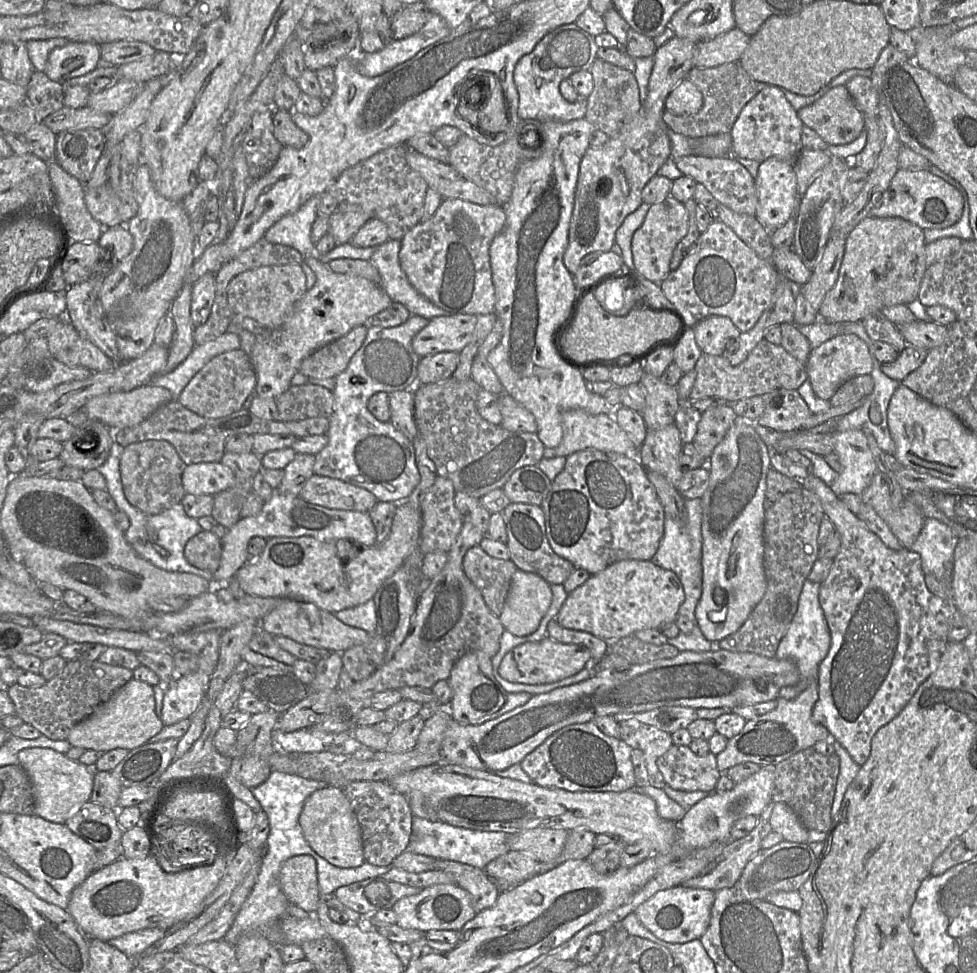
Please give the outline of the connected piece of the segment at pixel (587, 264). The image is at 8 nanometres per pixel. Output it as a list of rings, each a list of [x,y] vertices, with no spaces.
[[[612,251],[587,254],[573,274],[575,292],[592,286],[606,274],[615,273],[623,264],[623,258]]]

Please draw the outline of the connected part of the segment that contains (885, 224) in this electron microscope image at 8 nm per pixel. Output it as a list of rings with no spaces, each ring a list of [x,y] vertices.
[[[898,217],[863,219],[845,241],[843,260],[834,287],[826,294],[818,319],[828,323],[862,321],[883,308],[908,305],[918,297],[925,275],[924,230]]]

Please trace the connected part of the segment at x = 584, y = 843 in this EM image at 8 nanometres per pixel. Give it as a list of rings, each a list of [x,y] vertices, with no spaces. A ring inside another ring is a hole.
[[[588,829],[569,831],[561,854],[551,862],[540,862],[536,874],[545,873],[568,860],[586,860],[595,848],[595,837],[596,834]]]

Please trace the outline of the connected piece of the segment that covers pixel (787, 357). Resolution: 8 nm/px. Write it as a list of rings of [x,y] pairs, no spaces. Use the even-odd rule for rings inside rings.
[[[762,339],[738,365],[732,365],[724,355],[702,353],[694,370],[696,380],[690,393],[690,400],[706,397],[721,397],[729,402],[758,395],[765,395],[775,389],[785,388],[797,390],[807,380],[804,364],[789,354],[782,345],[773,344]]]

